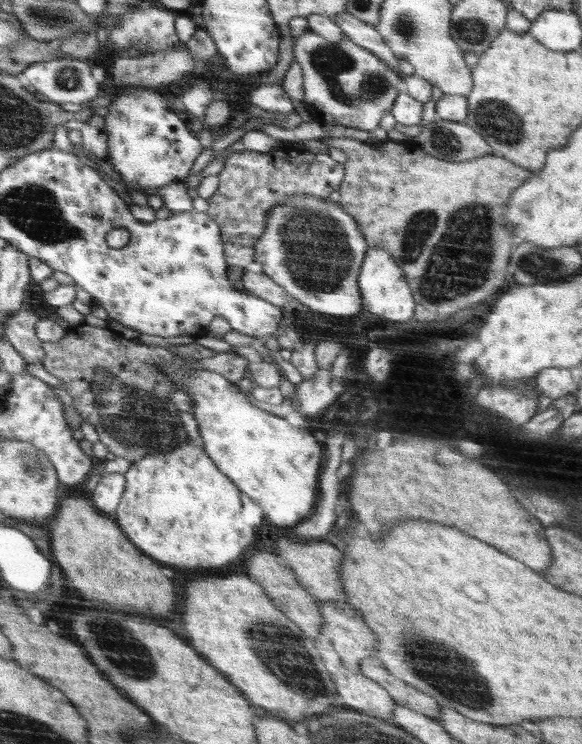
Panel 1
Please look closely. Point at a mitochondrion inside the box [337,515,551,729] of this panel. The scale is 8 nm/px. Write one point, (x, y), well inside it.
(449, 674)

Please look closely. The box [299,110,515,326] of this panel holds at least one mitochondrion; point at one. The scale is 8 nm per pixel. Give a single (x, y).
(453, 258)

